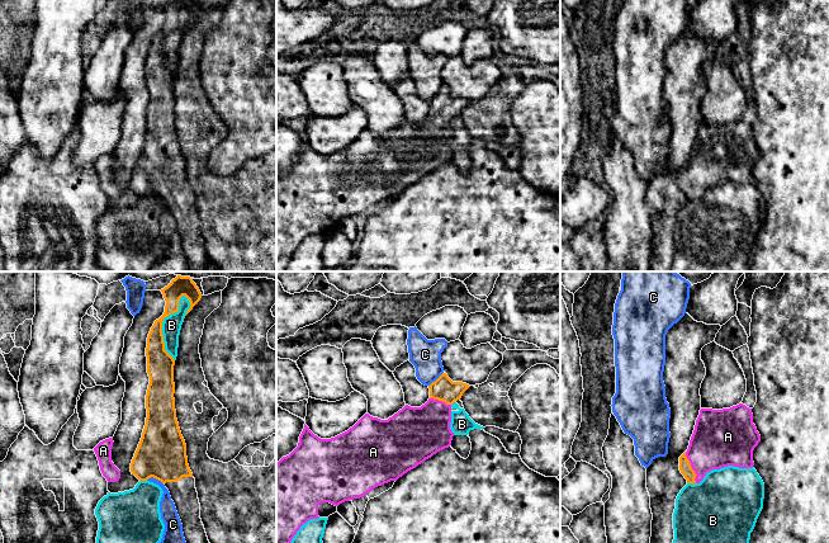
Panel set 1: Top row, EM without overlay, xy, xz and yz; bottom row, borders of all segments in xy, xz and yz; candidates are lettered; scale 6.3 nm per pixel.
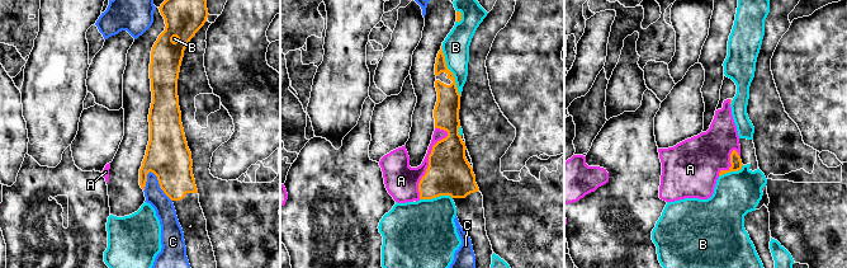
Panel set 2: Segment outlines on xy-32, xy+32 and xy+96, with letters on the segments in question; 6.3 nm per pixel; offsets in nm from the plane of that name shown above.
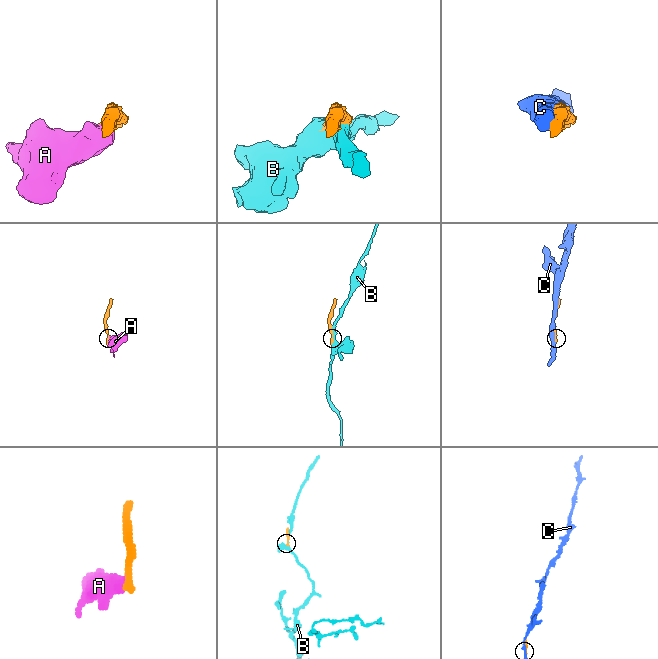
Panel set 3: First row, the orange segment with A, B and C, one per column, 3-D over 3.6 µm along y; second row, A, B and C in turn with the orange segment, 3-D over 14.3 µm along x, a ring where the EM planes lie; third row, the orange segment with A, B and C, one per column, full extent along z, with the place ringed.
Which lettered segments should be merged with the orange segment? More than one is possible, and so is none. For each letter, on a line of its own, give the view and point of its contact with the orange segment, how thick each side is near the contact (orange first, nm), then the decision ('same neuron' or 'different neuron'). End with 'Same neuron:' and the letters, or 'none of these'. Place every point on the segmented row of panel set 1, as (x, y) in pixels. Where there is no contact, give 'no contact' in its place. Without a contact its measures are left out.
A: meets orange in yz at (691, 467); 80 nm thick on the orange side, 340 nm on the other; same neuron
B: meets orange in xy at (161, 325); 180 nm thick on the orange side, 120 nm on the other; different neuron
C: meets orange in xy at (155, 477); 320 nm thick on the orange side, 110 nm on the other; different neuron
Same neuron: A

